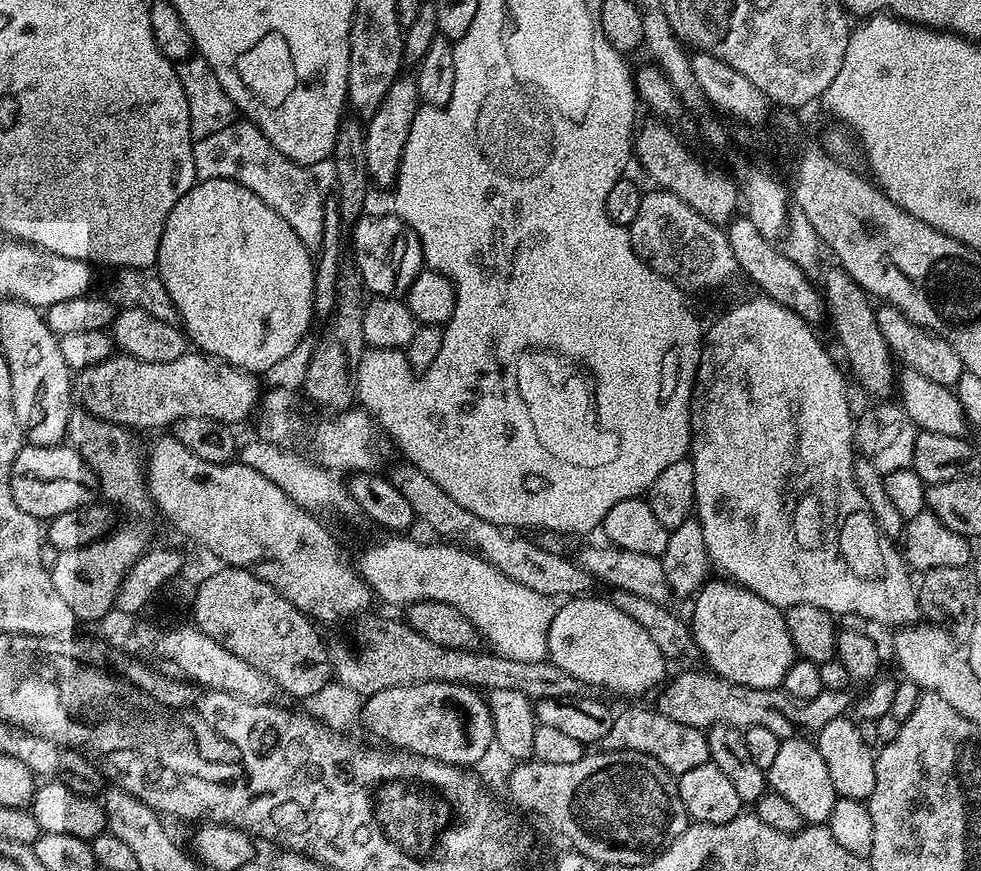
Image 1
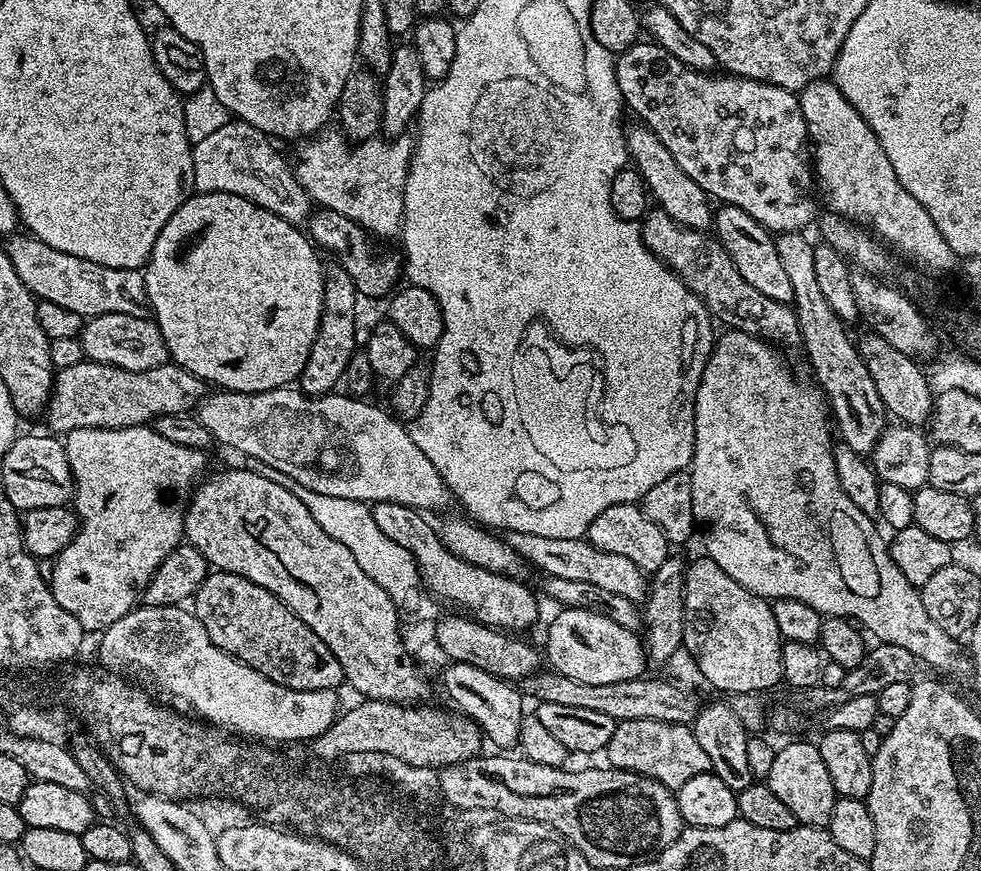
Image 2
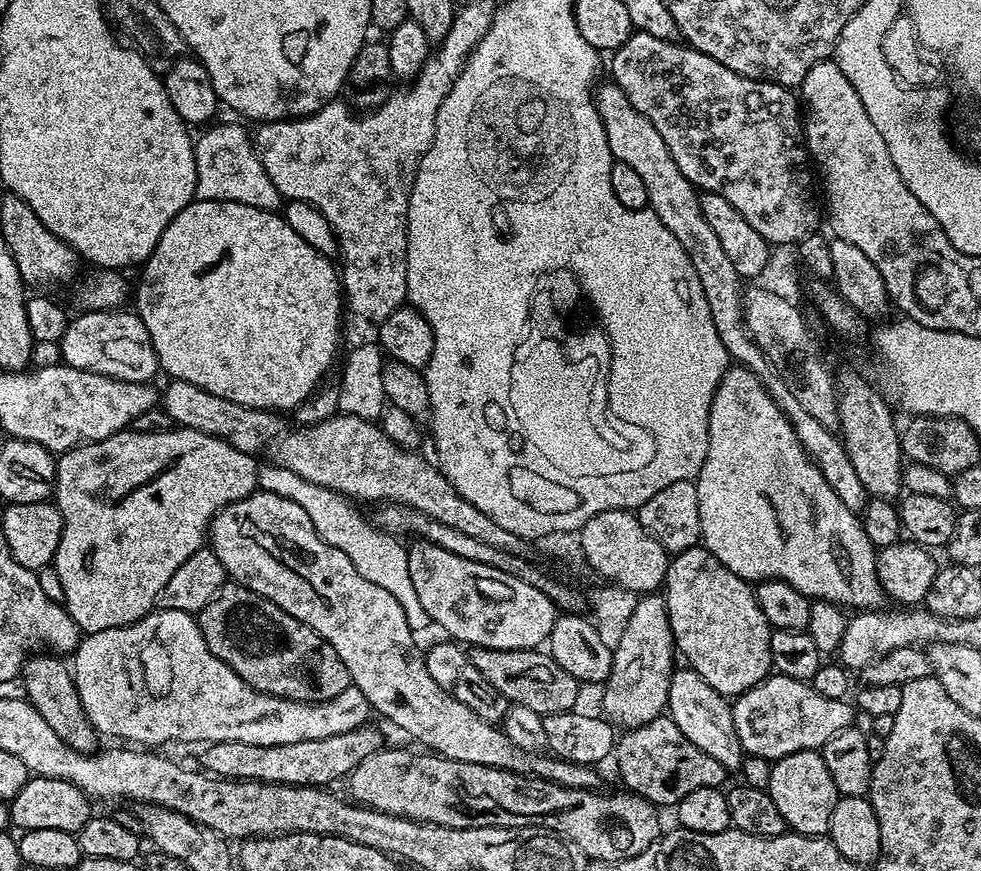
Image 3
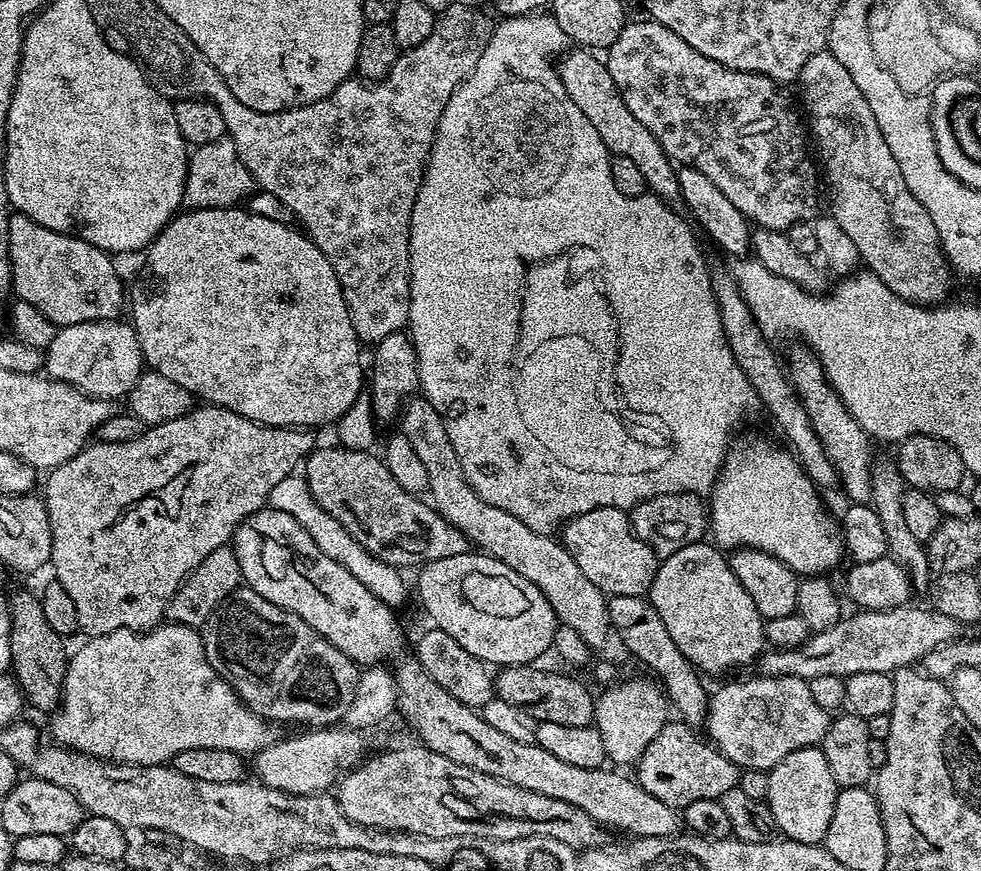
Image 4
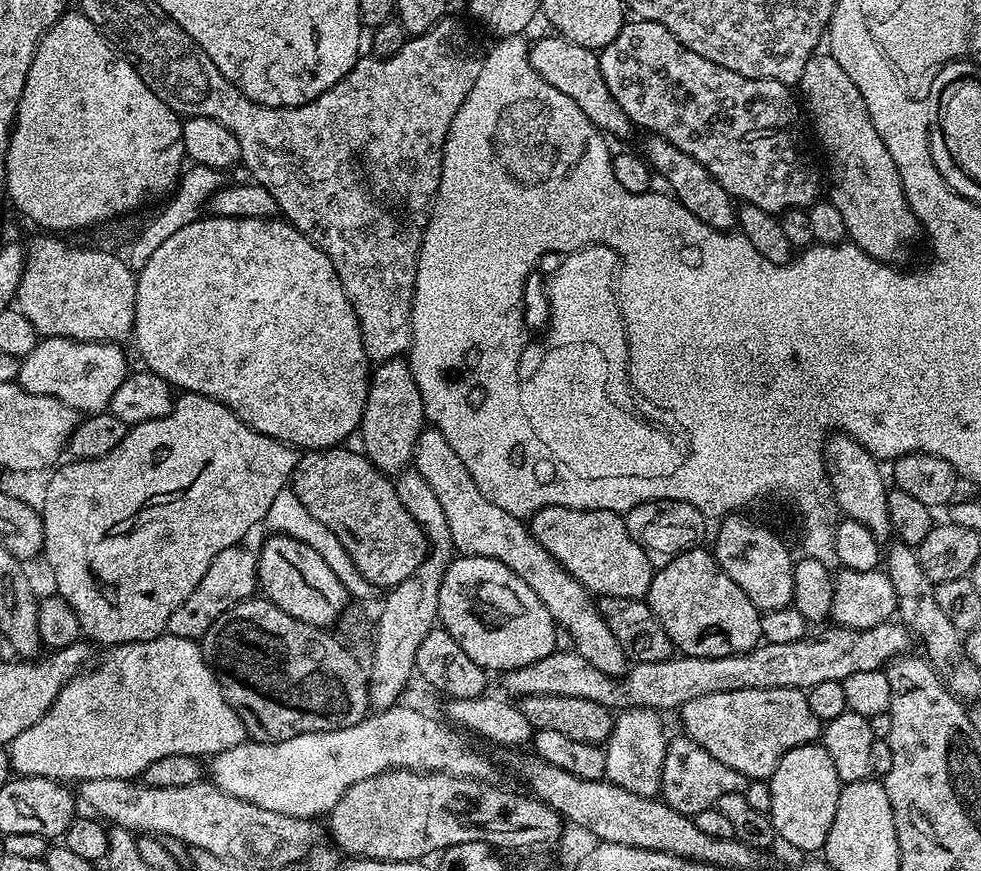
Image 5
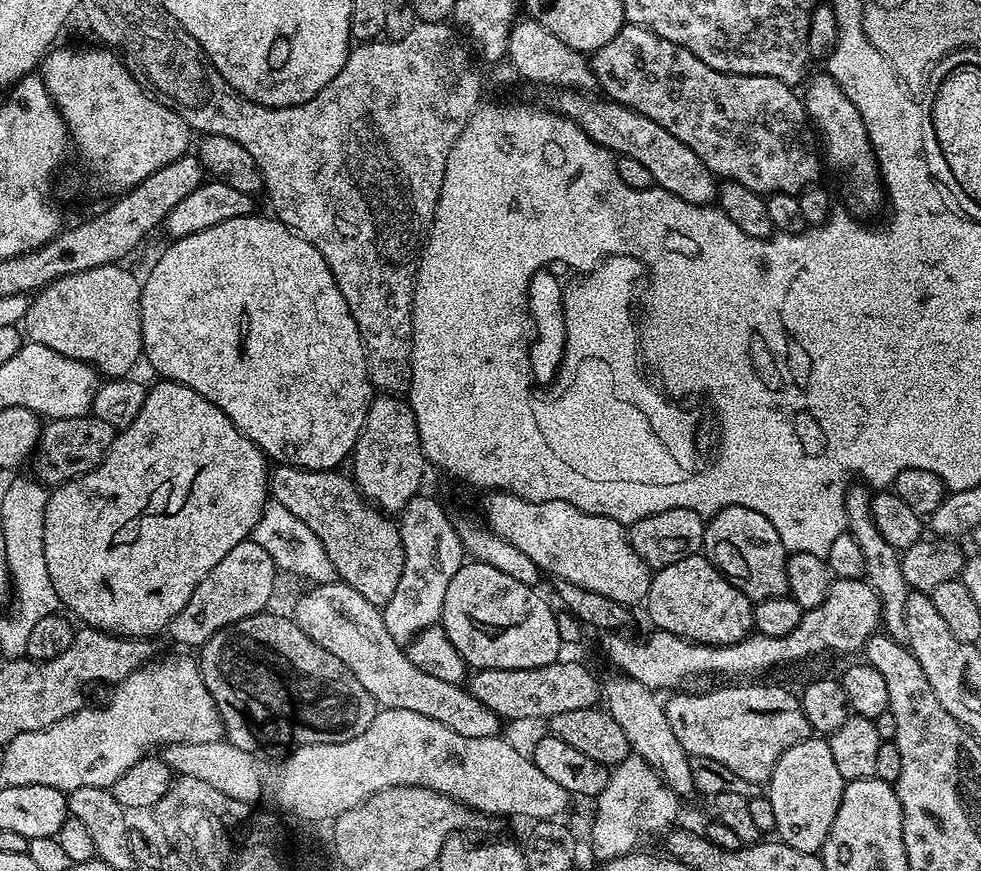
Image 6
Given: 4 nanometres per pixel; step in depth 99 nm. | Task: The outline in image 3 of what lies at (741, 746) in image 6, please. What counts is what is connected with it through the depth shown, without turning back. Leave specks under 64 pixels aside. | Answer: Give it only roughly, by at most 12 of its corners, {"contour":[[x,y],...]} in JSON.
{"contour":[[770,674],[731,701],[749,756],[823,748],[857,709]]}

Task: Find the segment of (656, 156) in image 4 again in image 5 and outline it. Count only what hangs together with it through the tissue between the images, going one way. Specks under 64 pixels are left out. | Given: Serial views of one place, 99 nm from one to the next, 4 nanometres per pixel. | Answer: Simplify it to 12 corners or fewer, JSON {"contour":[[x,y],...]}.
{"contour":[[559,34],[528,49],[536,73],[562,90],[605,137],[626,139],[599,55]]}

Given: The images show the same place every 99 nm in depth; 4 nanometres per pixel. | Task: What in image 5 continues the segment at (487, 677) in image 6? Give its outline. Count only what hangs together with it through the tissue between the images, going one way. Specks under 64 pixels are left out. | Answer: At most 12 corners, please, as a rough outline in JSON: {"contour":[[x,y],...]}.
{"contour":[[900,622],[828,626],[726,658],[633,663],[617,679],[573,650],[503,673],[509,697],[590,698],[667,714],[730,690],[881,670]]}

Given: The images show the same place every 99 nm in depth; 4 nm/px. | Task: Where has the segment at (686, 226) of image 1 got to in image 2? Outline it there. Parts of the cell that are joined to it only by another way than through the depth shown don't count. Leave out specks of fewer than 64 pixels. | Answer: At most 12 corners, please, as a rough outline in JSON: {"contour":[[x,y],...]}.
{"contour":[[659,206],[648,249],[729,329],[800,344],[789,305],[754,290],[719,240]]}

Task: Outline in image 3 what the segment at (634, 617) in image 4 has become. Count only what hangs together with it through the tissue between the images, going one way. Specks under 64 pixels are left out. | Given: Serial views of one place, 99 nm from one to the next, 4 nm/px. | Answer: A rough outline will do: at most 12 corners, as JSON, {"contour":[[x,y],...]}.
{"contour":[[687,666],[666,712],[688,741],[739,773],[746,753],[729,697]]}

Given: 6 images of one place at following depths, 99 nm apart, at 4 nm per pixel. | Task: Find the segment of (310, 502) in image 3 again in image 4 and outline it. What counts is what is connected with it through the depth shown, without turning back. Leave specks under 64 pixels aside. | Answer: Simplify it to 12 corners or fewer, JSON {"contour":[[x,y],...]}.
{"contour":[[303,475],[282,478],[267,507],[290,514],[322,554],[393,610],[401,569],[374,558],[318,502]]}

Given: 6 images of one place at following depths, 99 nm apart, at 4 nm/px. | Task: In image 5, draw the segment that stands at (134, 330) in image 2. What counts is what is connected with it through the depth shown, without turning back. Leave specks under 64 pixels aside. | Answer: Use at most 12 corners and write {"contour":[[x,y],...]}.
{"contour":[[46,336],[20,363],[30,394],[109,411],[121,345]]}

